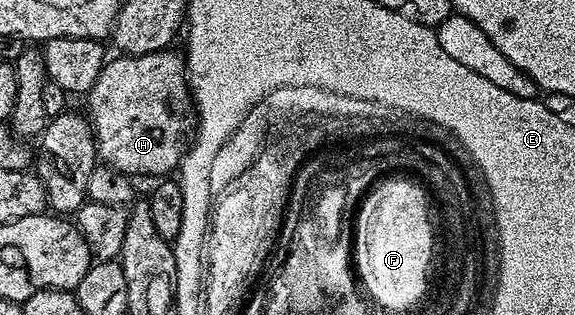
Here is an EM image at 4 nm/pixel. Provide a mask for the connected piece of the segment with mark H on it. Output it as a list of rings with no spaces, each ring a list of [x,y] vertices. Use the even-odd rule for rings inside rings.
[[[174,48],[155,50],[149,54],[135,56],[115,55],[115,58],[104,64],[97,83],[86,94],[86,112],[93,122],[95,131],[95,148],[97,157],[104,165],[111,165],[117,171],[128,175],[148,173],[158,178],[170,171],[178,170],[183,154],[189,148],[197,117],[193,112],[191,90],[188,88],[187,66],[182,52],[174,53]]]

